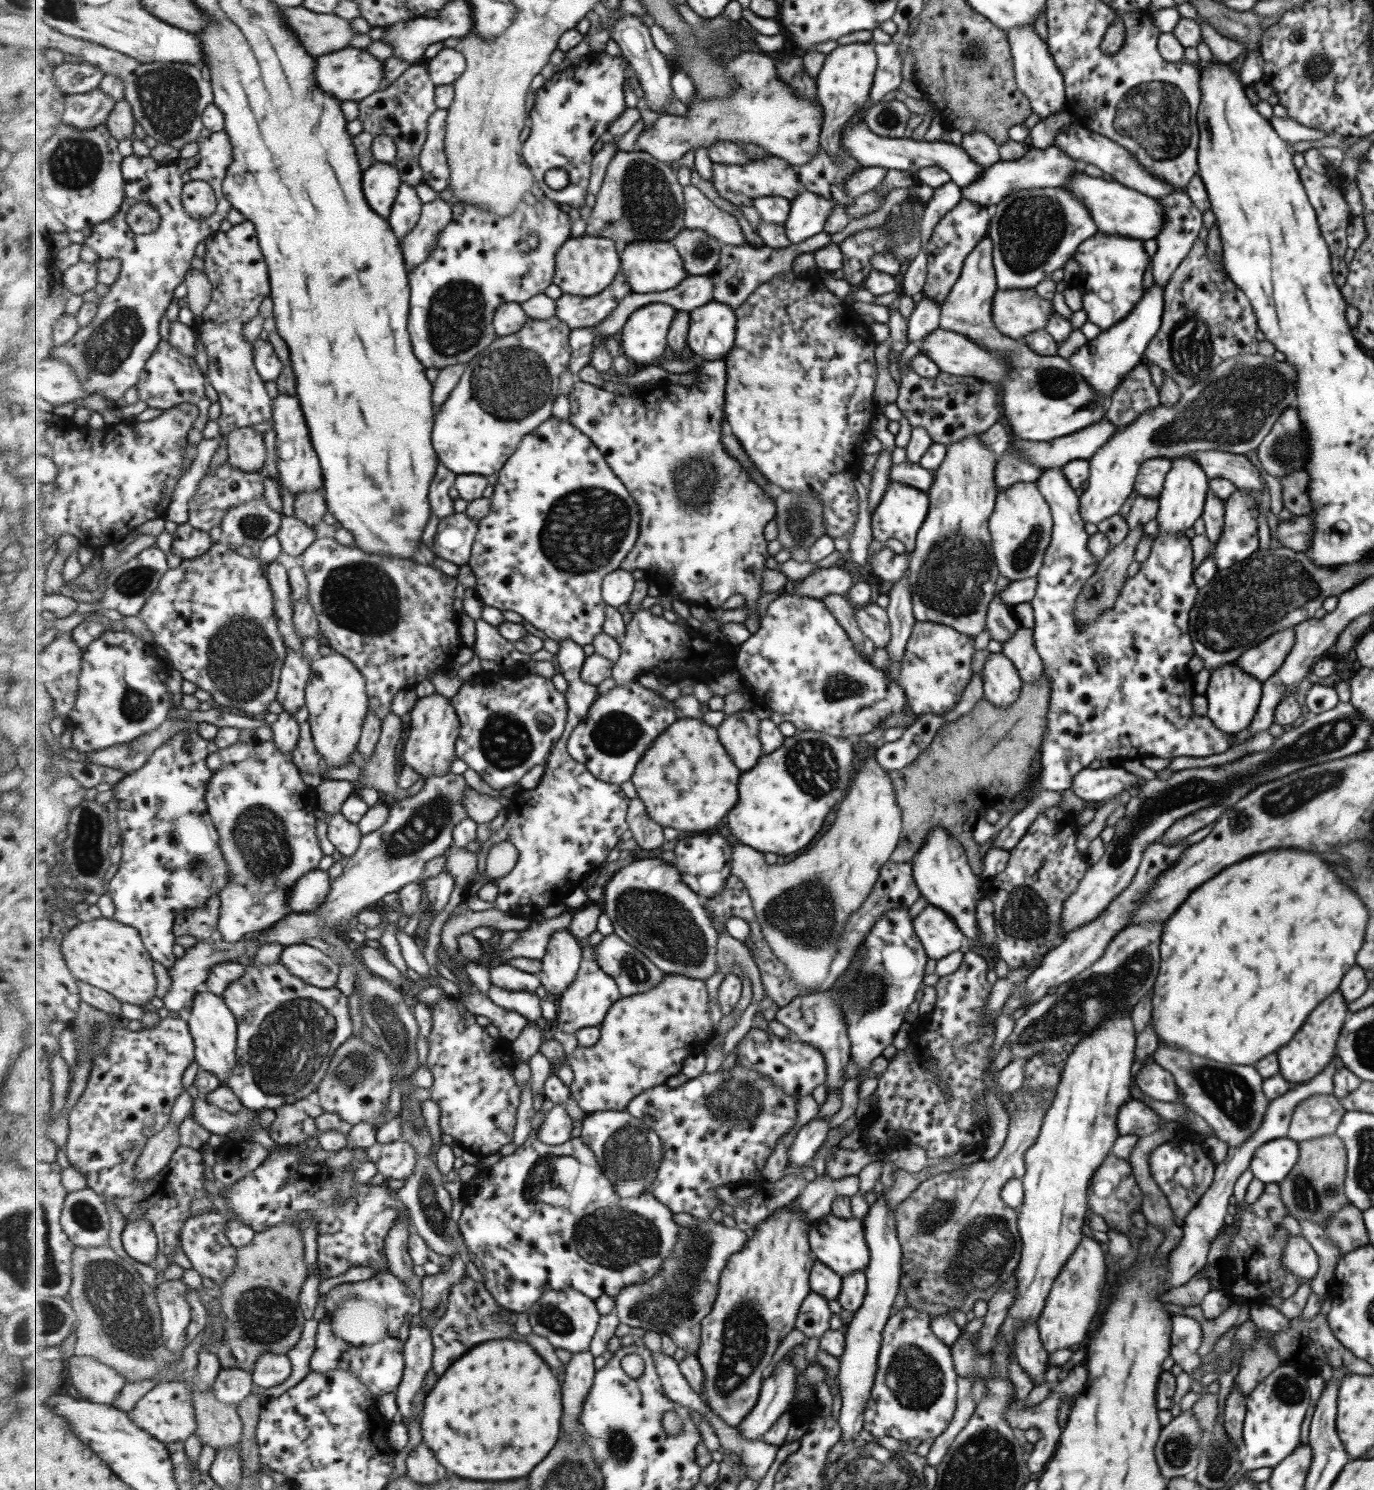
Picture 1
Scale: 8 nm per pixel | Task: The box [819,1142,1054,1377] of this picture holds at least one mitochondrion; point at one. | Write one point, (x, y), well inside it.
(984, 1248)

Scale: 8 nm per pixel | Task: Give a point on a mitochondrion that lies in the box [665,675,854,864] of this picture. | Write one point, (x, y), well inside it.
(813, 766)

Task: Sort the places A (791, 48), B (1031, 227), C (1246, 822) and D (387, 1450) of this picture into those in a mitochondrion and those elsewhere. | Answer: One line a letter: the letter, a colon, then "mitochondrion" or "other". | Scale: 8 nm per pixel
A: other
B: mitochondrion
C: mitochondrion
D: other

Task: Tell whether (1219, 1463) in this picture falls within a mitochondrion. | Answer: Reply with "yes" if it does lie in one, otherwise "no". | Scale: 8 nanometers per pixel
yes

